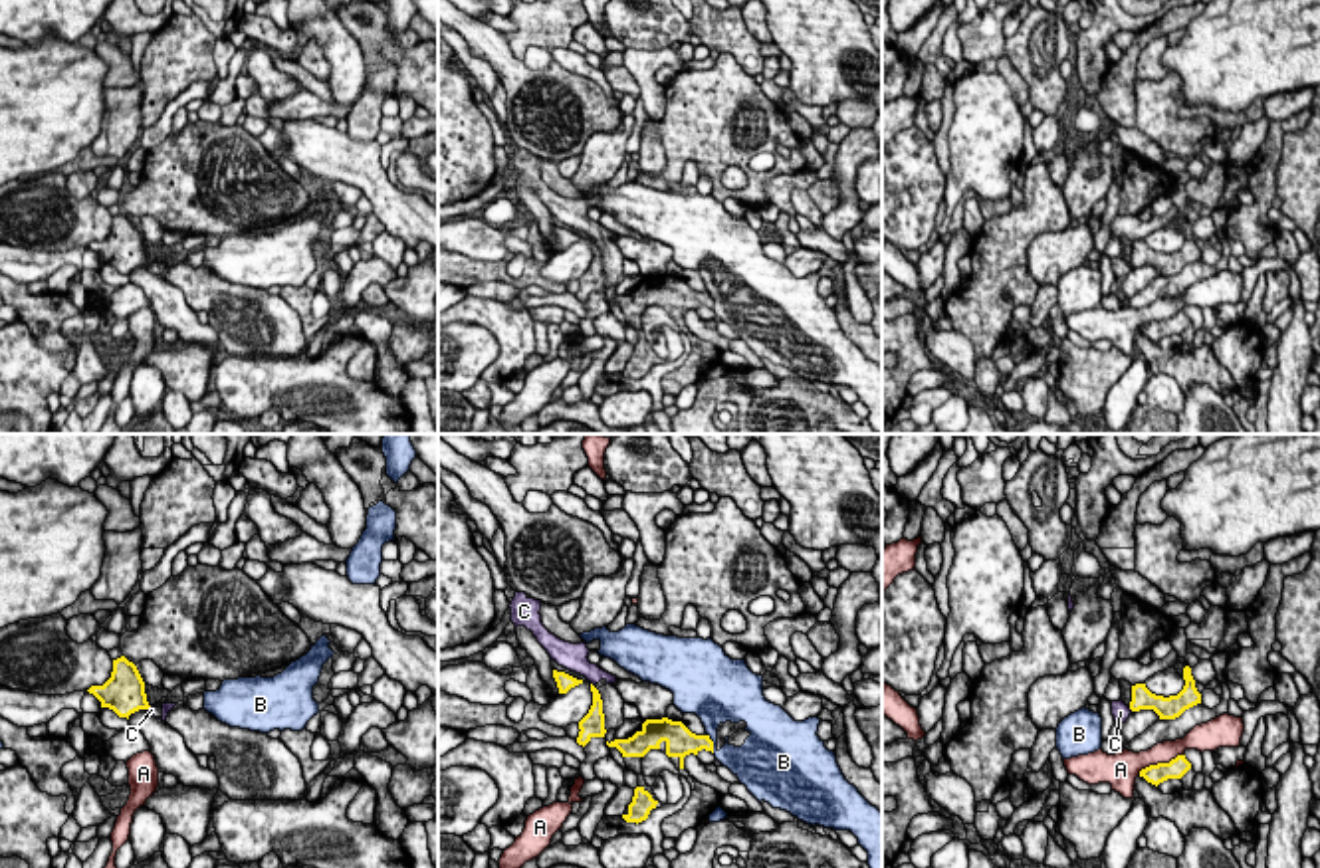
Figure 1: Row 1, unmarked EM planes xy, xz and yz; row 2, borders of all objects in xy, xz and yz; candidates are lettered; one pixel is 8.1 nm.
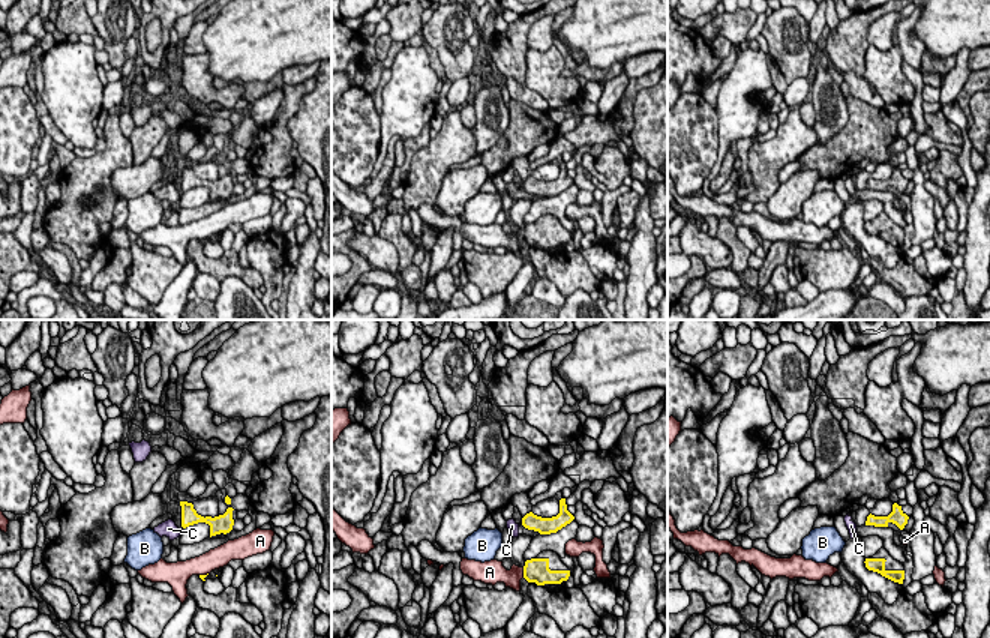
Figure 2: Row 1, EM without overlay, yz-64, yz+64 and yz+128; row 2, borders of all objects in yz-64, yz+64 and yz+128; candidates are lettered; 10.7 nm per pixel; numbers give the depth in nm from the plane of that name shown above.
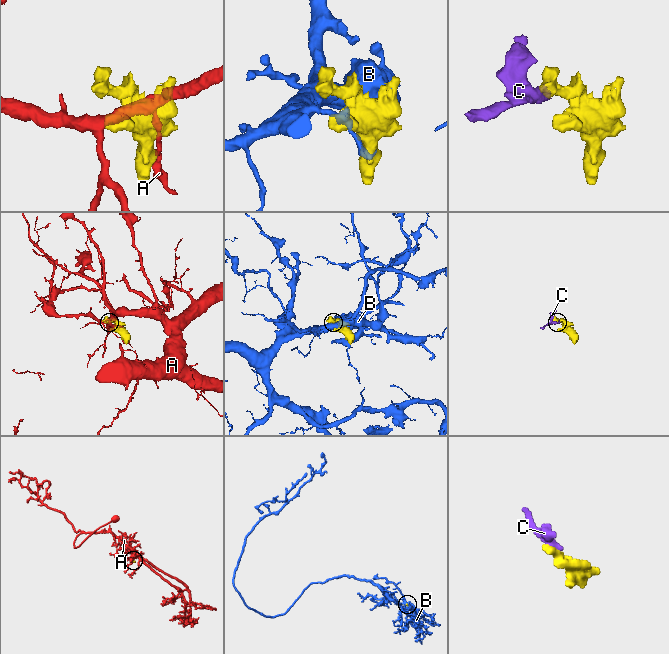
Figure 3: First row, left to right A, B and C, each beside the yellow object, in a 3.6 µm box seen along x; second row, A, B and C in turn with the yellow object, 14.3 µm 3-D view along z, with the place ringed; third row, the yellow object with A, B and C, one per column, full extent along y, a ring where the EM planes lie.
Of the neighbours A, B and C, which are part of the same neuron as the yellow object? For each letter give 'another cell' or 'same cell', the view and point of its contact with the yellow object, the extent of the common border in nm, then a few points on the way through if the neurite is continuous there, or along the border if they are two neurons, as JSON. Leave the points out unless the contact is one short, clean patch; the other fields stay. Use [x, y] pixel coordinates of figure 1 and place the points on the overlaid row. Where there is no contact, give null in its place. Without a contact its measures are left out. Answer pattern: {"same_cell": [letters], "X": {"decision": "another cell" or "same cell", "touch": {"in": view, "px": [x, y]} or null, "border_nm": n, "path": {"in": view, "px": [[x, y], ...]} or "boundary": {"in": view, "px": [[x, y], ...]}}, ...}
{"same_cell": [], "A": {"decision": "another cell", "touch": {"in": "yz", "px": [1160, 763]}, "border_nm": 400, "boundary": {"in": "yz", "px": [[1182, 754], [1168, 761], [1150, 763], [1138, 773]]}}, "B": {"decision": "another cell", "touch": {"in": "xz", "px": [712, 744]}, "border_nm": 170, "boundary": {"in": "xz", "px": [[708, 734], [714, 752]]}}, "C": {"decision": "another cell", "touch": null}}

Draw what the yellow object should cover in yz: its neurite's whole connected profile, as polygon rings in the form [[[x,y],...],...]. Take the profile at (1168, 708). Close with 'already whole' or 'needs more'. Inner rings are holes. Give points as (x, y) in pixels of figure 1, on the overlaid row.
[[[1183,668],[1183,680],[1185,686],[1177,696],[1155,696],[1152,694],[1146,684],[1136,684],[1132,686],[1132,702],[1130,709],[1140,711],[1140,709],[1154,709],[1159,719],[1175,719],[1179,717],[1185,709],[1201,704],[1201,694],[1195,688],[1195,680],[1191,676],[1191,668]]]; already whole

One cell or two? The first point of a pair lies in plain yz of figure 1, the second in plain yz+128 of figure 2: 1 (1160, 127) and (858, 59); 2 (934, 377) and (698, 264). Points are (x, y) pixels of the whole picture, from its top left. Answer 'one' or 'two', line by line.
1: two
2: two

